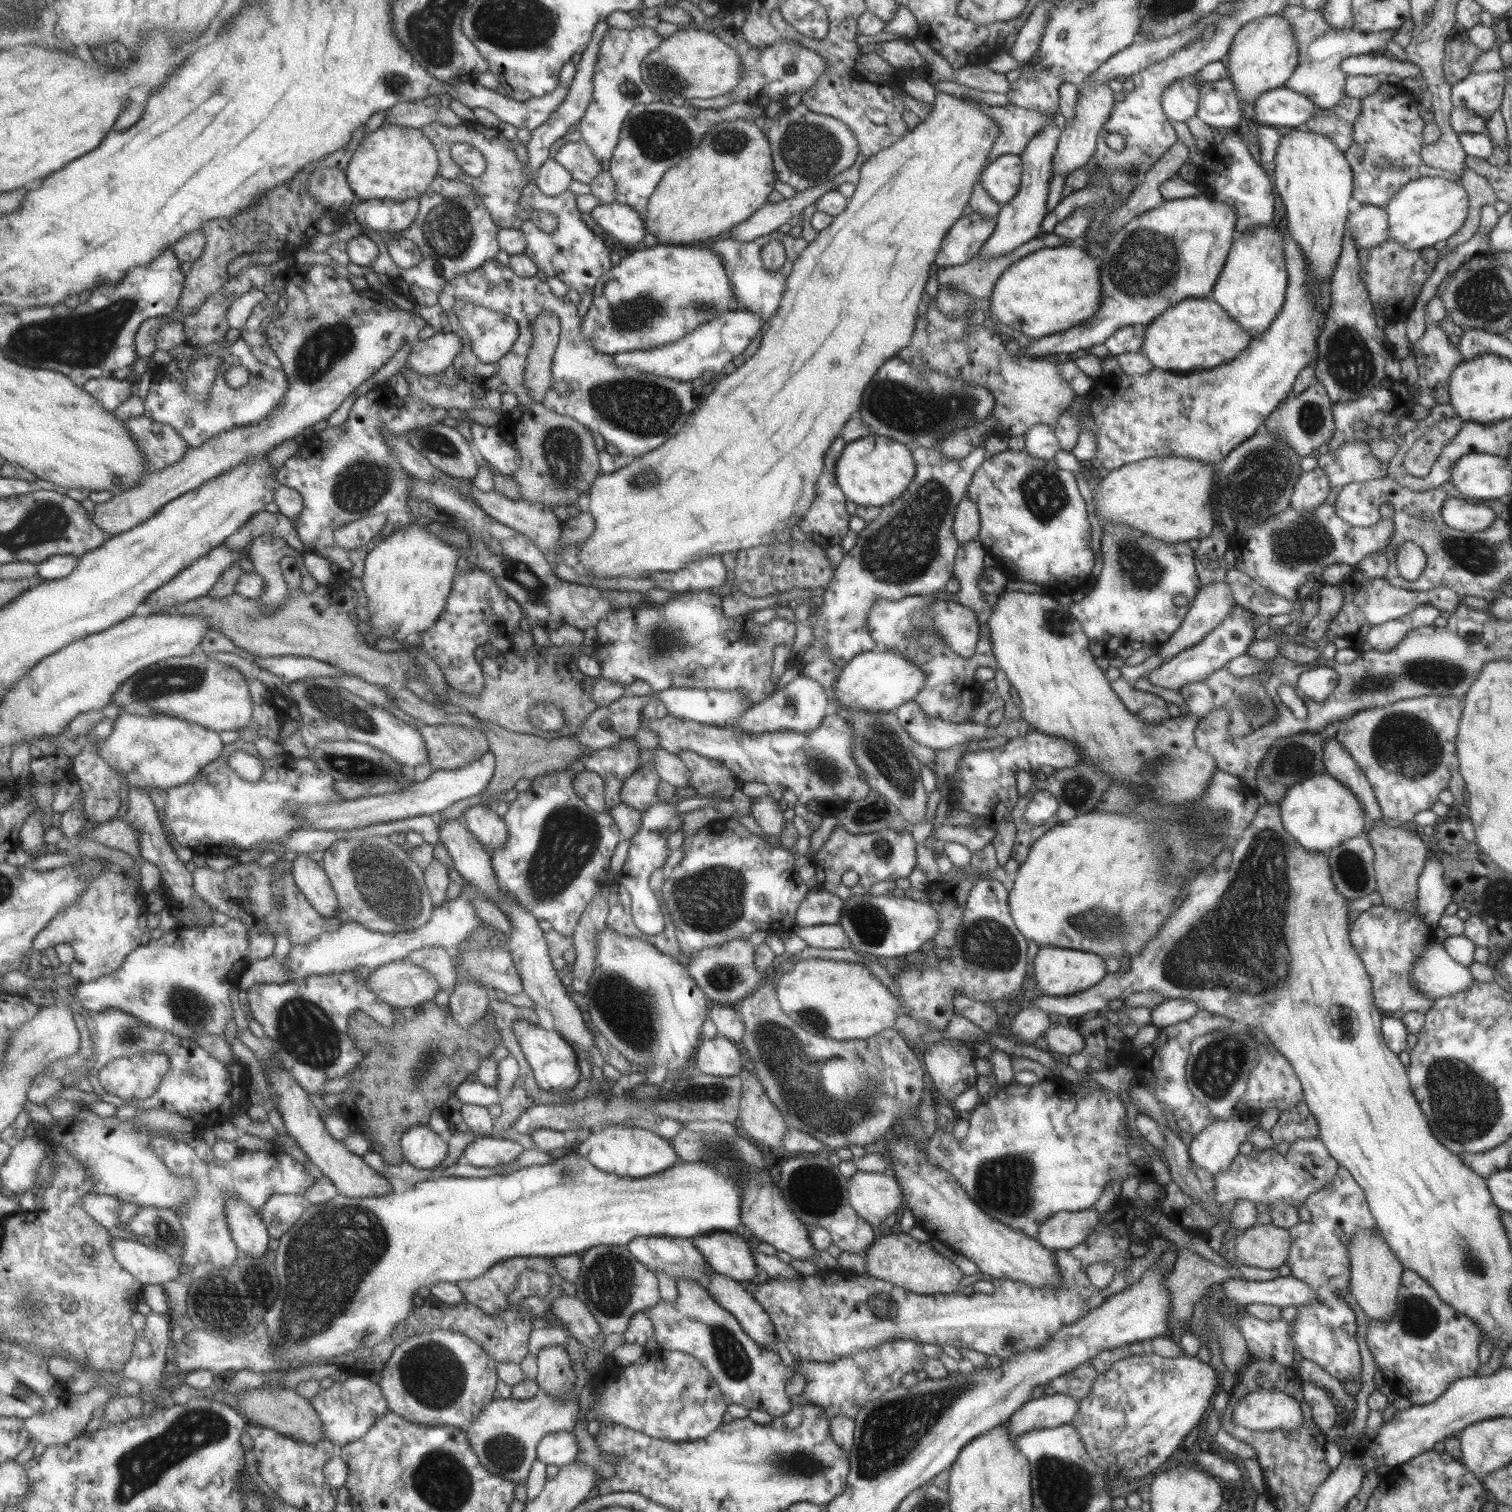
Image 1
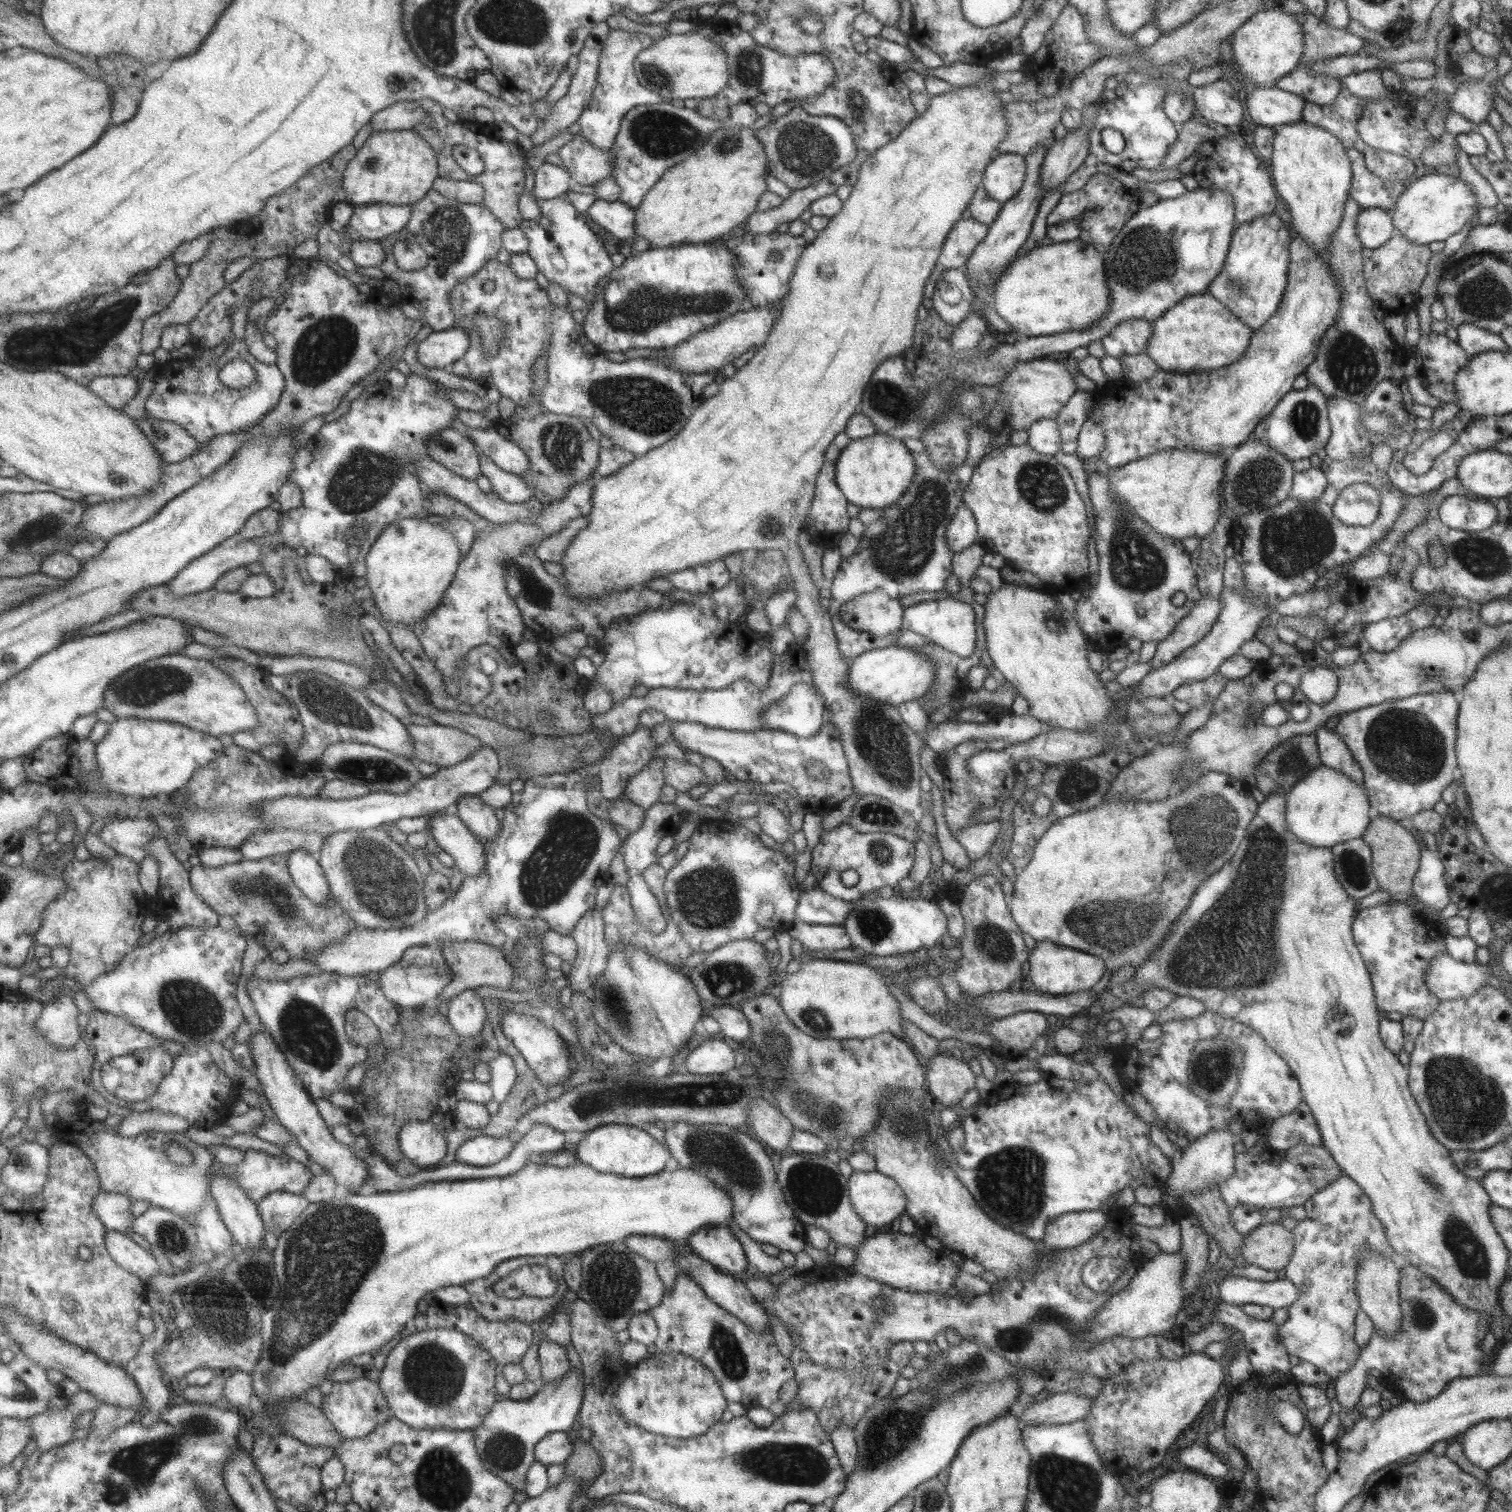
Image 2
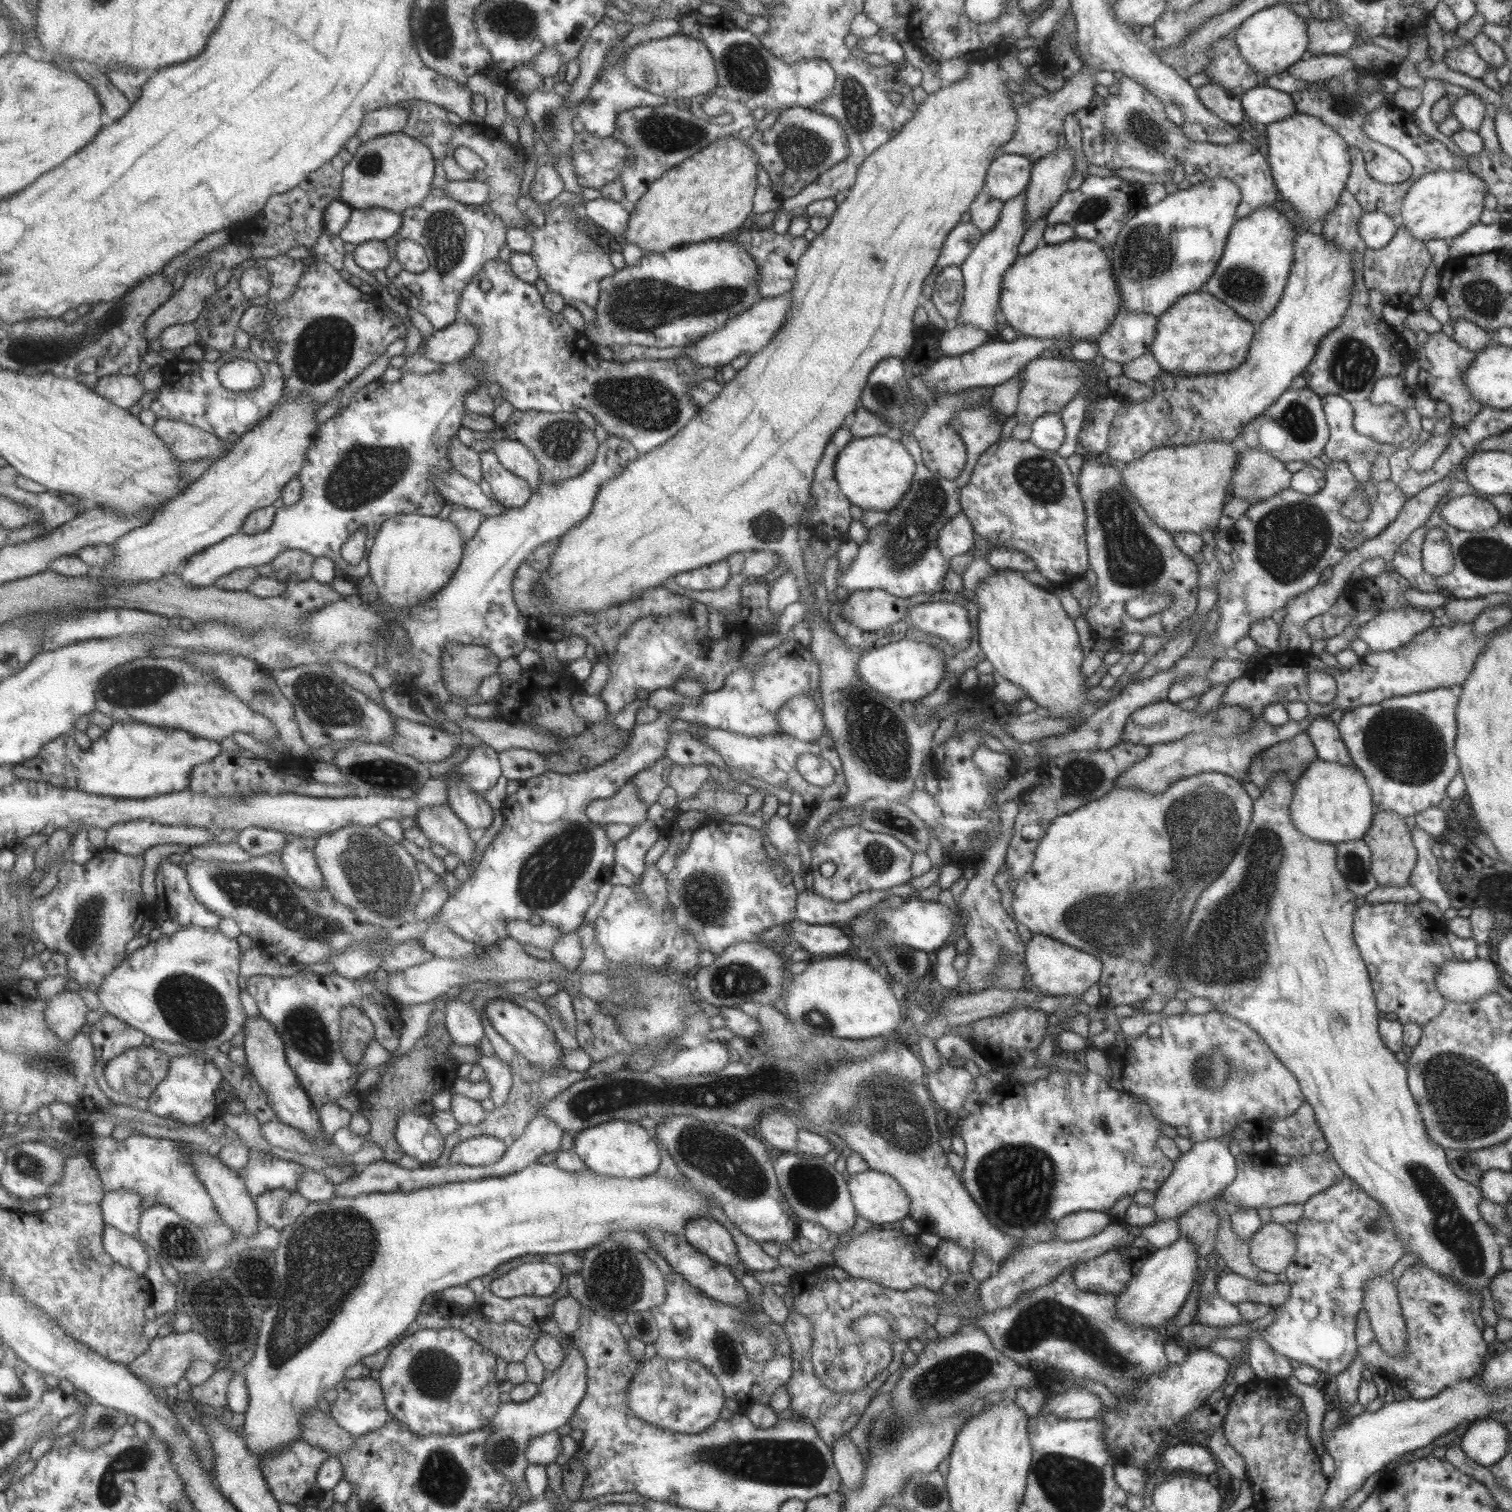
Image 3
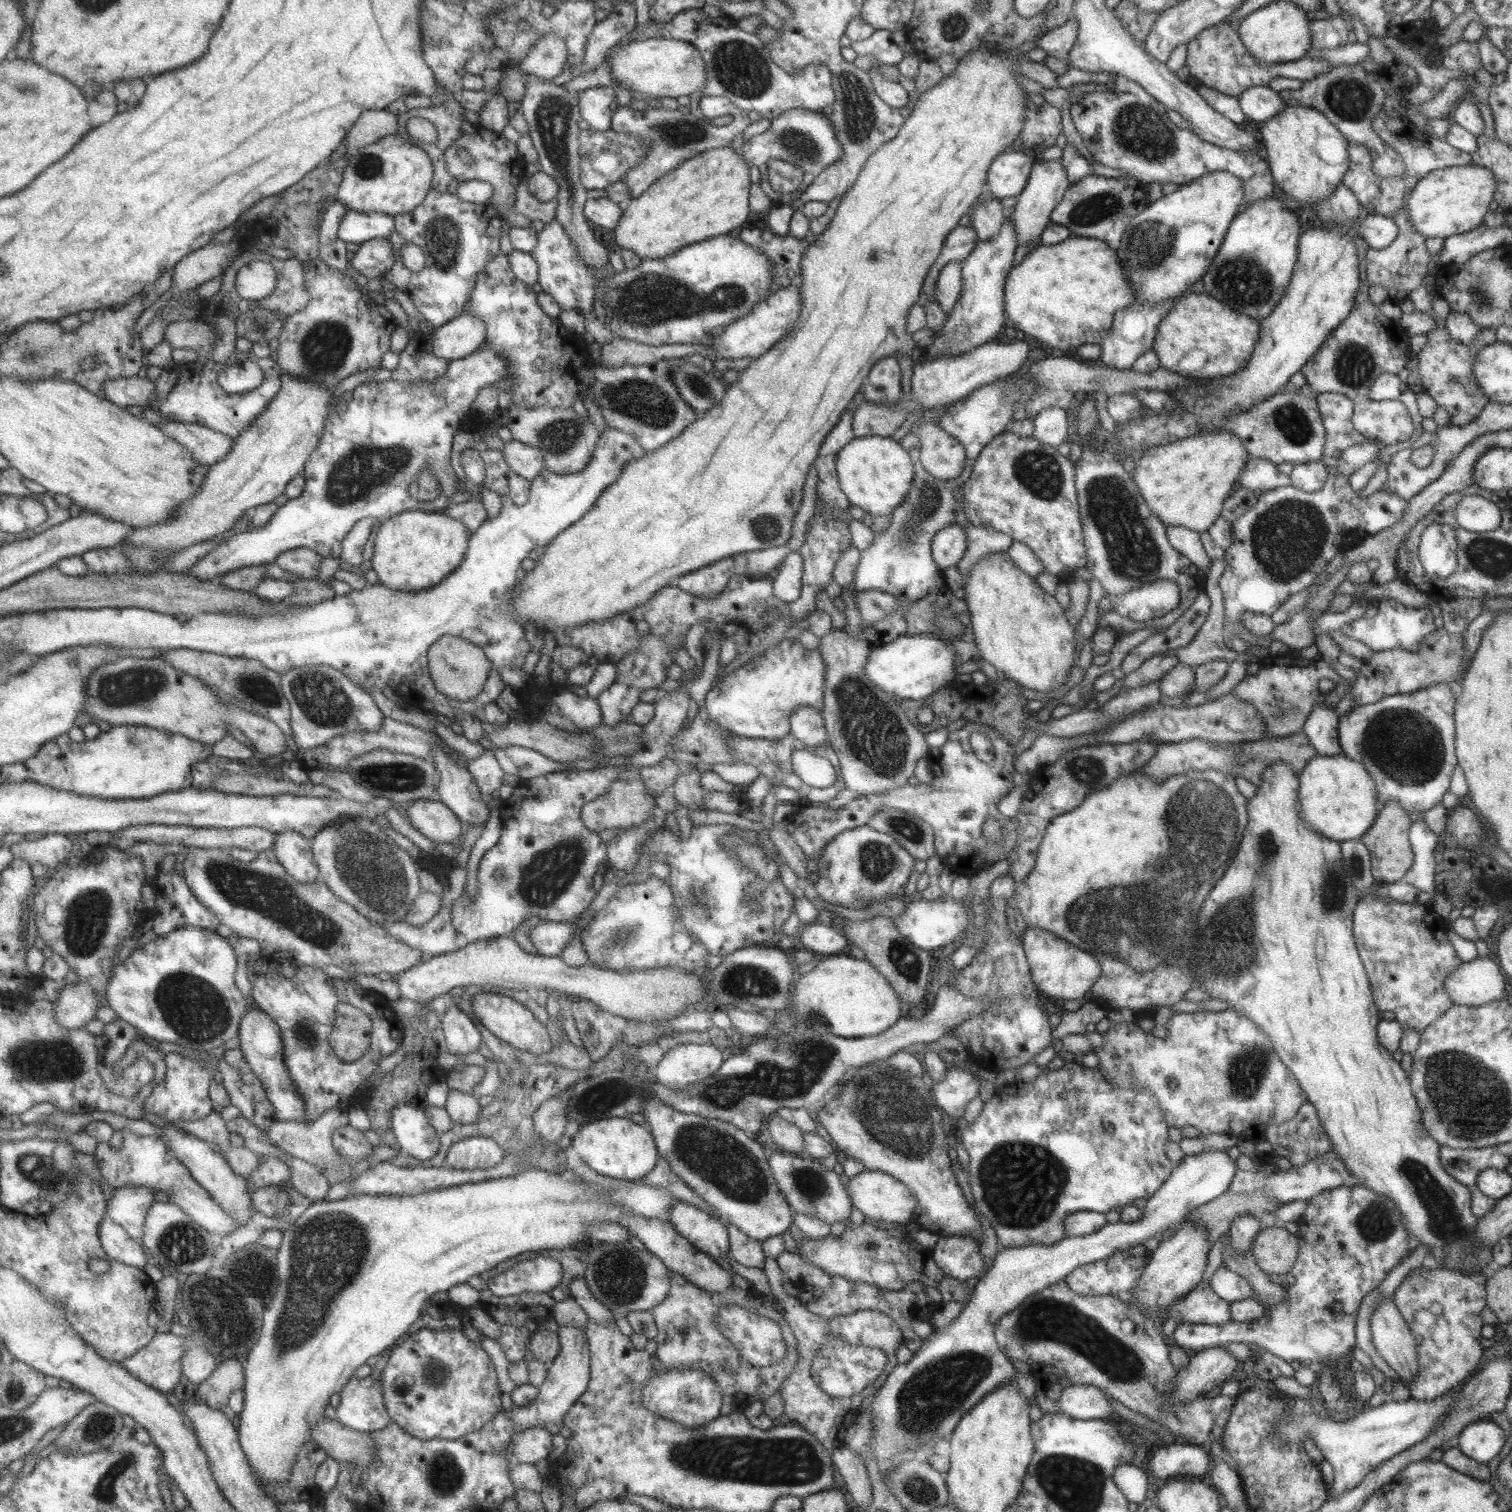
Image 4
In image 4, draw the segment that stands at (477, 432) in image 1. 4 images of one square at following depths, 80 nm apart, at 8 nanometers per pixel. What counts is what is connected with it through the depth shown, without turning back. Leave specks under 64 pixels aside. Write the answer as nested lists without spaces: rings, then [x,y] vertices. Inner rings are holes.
[[[511,440],[503,443],[501,452],[503,452],[507,466],[529,482],[544,468],[541,451],[537,447],[523,444],[521,441]]]

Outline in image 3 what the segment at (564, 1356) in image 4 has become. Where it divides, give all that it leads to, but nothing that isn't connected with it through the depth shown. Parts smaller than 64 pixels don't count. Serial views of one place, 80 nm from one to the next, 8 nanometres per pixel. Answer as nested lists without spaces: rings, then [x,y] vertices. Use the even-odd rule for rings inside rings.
[[[569,1336],[565,1358],[551,1372],[547,1372],[541,1384],[538,1384],[538,1391],[524,1403],[507,1402],[501,1403],[500,1408],[489,1422],[492,1428],[485,1442],[485,1456],[489,1462],[497,1468],[516,1490],[519,1500],[529,1502],[533,1499],[532,1494],[527,1490],[524,1477],[525,1467],[528,1462],[525,1460],[524,1450],[528,1440],[535,1435],[553,1431],[558,1426],[566,1424],[573,1411],[579,1406],[581,1398],[586,1391],[586,1364],[579,1352],[579,1348]]]

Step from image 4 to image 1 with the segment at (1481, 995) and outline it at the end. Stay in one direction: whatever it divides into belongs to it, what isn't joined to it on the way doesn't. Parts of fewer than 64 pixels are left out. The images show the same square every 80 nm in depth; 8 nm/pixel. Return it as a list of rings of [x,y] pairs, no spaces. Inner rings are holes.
[[[1439,942],[1421,953],[1410,975],[1416,987],[1433,1000],[1463,992],[1474,981],[1469,967],[1453,960]]]

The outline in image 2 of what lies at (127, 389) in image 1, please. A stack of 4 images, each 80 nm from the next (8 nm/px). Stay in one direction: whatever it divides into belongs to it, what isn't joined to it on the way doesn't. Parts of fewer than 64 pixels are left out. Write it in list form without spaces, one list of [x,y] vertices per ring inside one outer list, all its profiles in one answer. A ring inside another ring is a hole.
[[[102,376],[97,377],[89,384],[89,389],[101,395],[109,404],[123,410],[139,393],[140,380],[127,376]]]

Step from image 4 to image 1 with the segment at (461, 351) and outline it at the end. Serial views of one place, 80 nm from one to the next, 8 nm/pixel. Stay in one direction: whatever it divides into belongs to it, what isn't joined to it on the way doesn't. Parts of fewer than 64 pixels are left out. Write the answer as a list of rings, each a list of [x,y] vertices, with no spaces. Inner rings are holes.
[[[435,332],[432,337],[412,345],[405,367],[413,374],[431,376],[452,366],[461,350],[461,339],[455,333]]]

